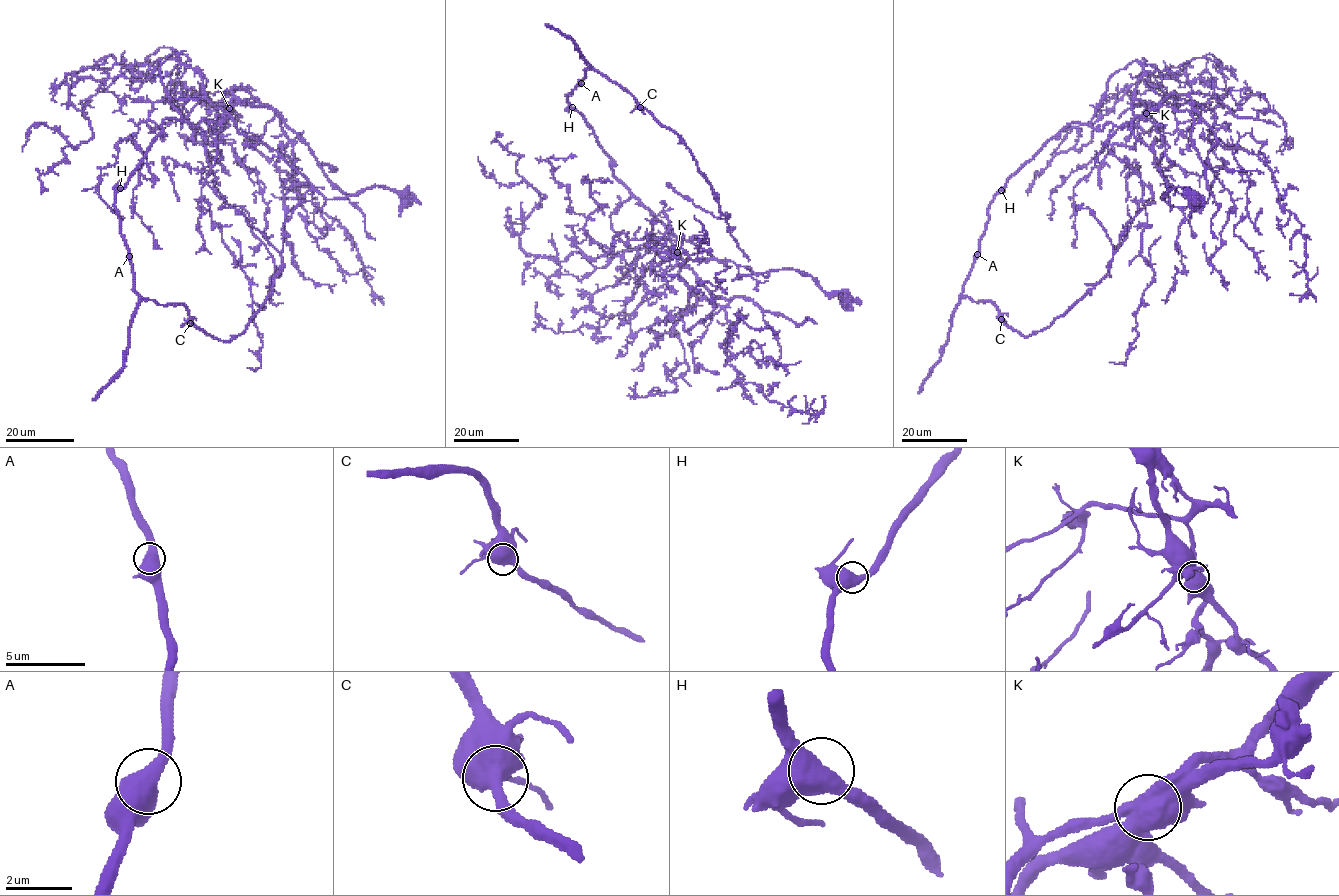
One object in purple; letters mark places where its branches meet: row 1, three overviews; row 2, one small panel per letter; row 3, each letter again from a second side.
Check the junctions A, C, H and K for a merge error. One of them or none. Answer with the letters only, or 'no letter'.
K

